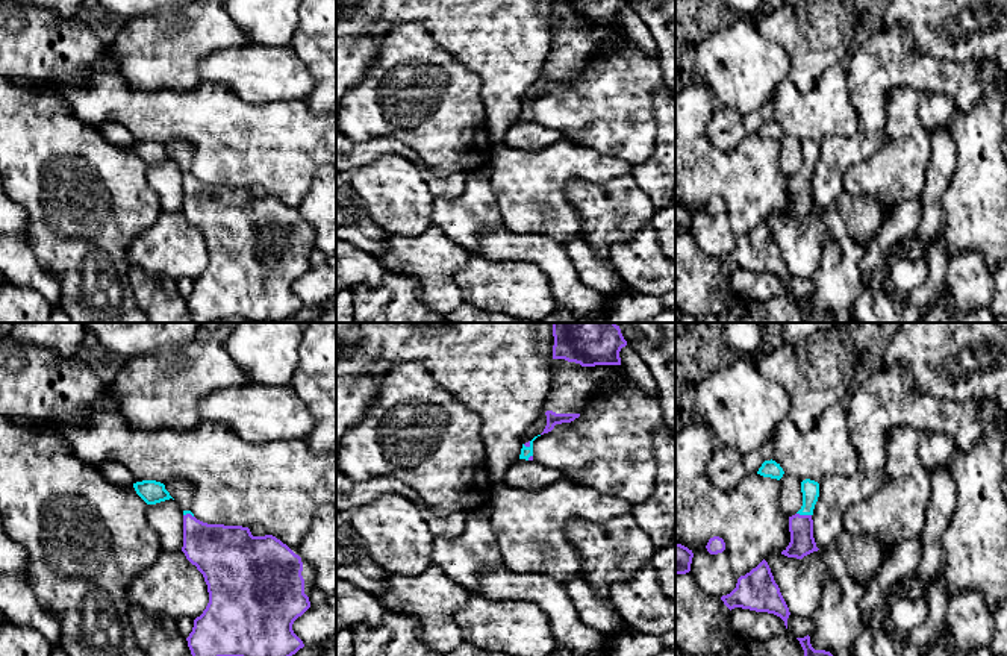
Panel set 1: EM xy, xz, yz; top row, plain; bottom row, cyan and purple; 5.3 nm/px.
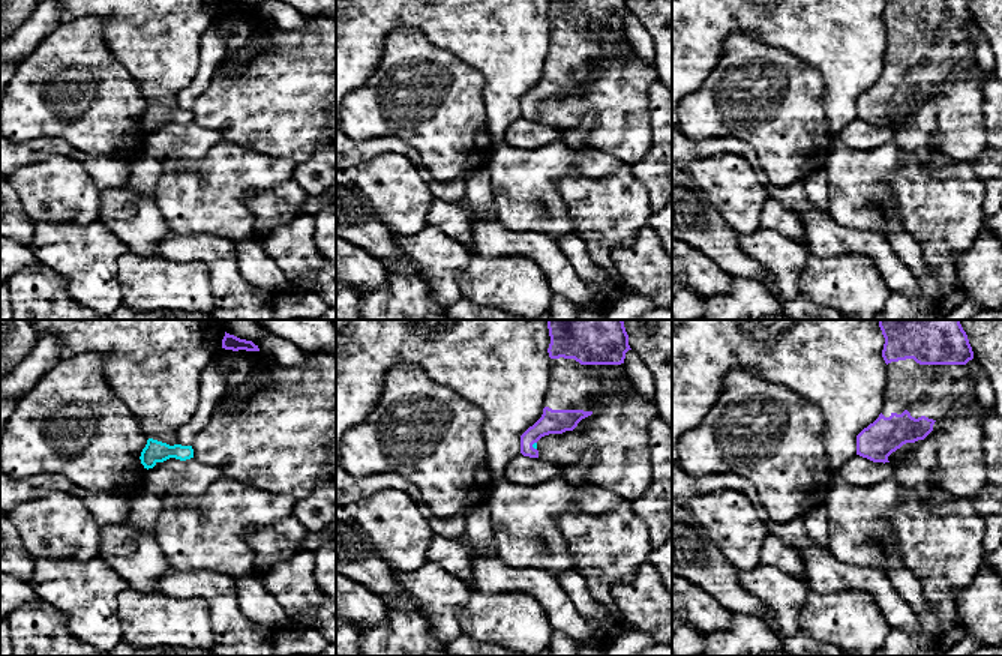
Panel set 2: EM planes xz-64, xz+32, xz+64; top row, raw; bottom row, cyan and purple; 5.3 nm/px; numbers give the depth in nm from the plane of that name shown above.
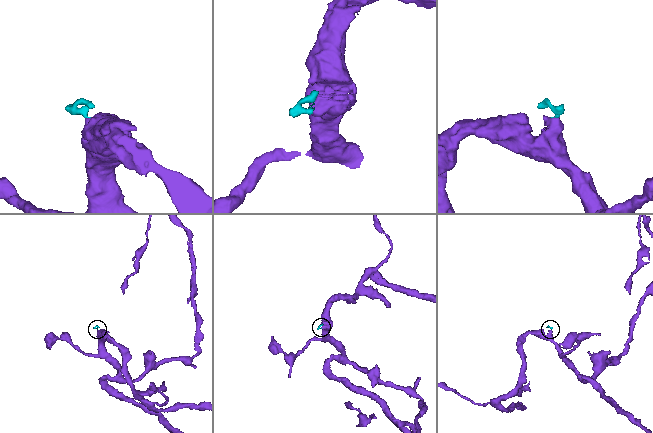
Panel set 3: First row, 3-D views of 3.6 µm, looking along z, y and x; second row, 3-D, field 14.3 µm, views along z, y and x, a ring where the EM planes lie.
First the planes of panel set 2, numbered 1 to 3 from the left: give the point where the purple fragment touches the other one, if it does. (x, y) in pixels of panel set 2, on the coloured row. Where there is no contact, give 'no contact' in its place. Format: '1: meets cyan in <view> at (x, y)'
1: no contact
2: meets cyan in xz+32 at (533, 446)
3: no contact

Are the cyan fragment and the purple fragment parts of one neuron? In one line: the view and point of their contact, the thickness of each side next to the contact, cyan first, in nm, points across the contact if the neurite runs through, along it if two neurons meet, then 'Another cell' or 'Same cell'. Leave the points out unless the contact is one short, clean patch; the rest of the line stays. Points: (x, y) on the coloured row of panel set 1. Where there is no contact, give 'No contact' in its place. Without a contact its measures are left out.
Touches cyan at yz (804, 514). Thickness 100 nm (cyan) against 130 nm. Path across: yz (810, 490), (804, 514), (801, 543). Same cell

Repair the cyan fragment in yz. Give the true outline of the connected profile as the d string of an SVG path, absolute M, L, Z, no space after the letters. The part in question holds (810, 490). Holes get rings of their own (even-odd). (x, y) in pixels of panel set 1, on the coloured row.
M810 479L801 482L803 506L789 517L790 542L781 551L787 558L803 559L804 556L818 551L813 538L813 509L819 497L819 483Z

